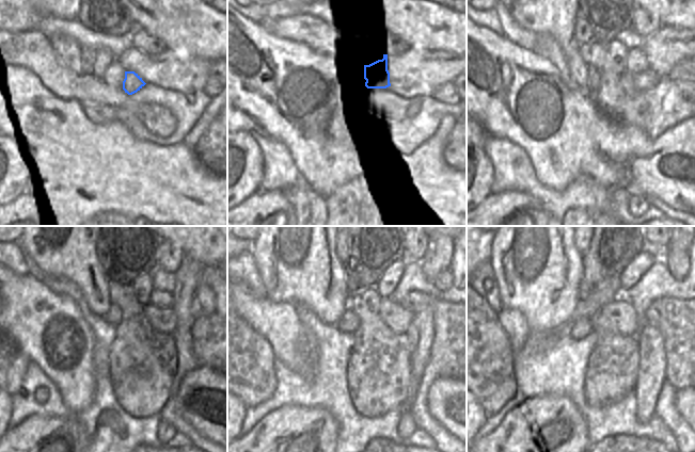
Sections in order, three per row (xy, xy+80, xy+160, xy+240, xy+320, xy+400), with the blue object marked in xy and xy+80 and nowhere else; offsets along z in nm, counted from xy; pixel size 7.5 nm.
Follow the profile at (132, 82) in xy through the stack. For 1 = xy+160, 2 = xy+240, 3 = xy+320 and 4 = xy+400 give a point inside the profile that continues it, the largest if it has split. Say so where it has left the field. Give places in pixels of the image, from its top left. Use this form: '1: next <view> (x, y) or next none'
1: next xy+160 (636, 62)
2: next xy+240 (159, 299)
3: next xy+320 (444, 352)
4: next xy+400 (683, 324)

